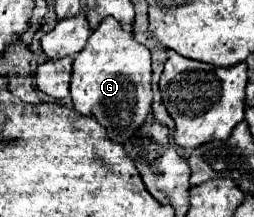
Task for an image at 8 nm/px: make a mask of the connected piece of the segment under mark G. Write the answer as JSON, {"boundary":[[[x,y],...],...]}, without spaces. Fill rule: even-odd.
{"boundary":[[[105,18],[101,26],[89,36],[85,48],[75,56],[71,76],[71,98],[73,108],[95,118],[107,128],[107,136],[125,146],[135,132],[145,124],[151,112],[151,56],[149,50],[135,42],[133,34],[127,32],[115,18]]]}

